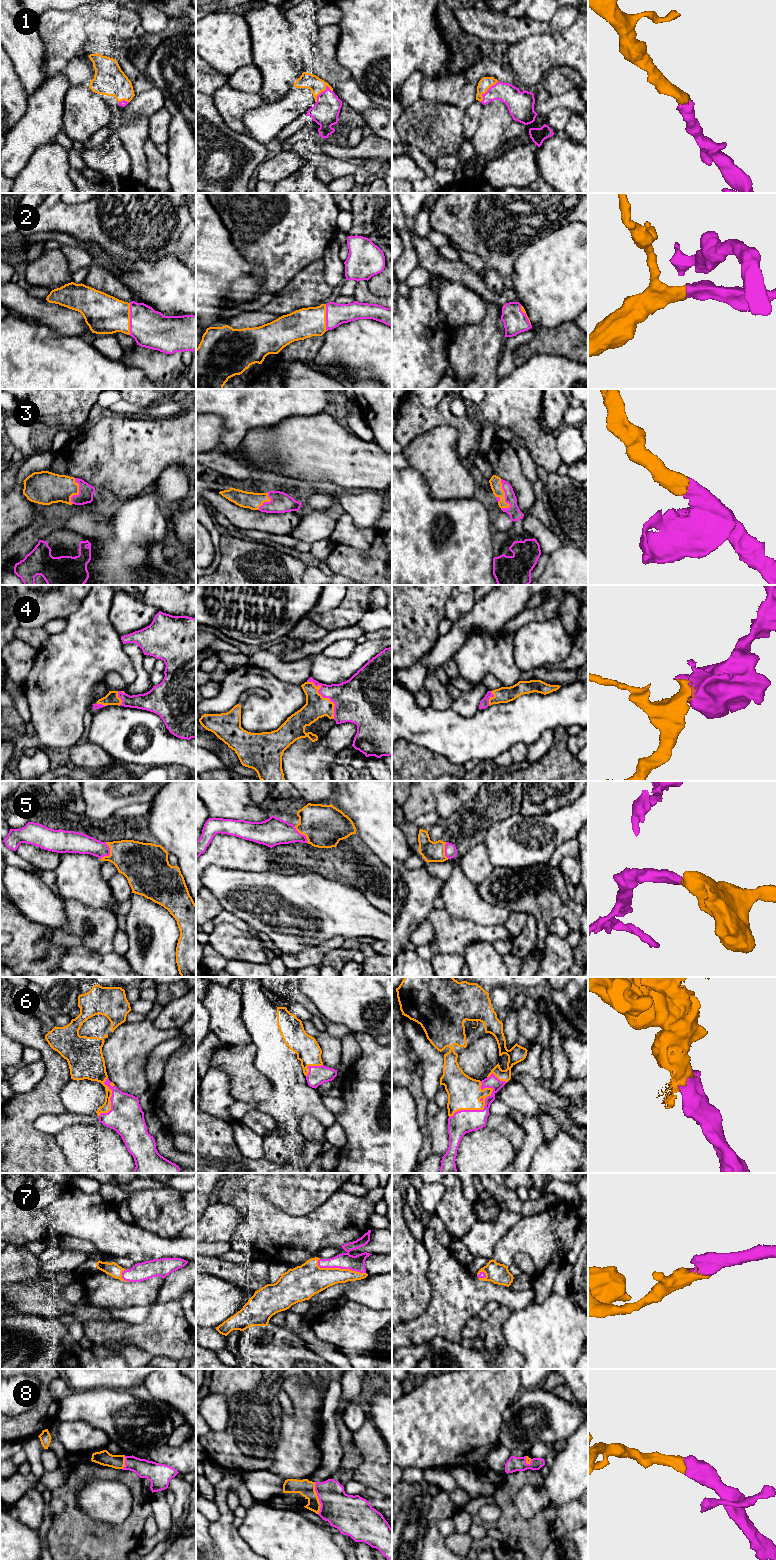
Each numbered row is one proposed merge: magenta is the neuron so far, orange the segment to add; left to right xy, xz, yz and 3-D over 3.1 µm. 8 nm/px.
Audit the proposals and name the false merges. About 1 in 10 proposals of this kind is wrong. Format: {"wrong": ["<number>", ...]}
{"wrong": []}

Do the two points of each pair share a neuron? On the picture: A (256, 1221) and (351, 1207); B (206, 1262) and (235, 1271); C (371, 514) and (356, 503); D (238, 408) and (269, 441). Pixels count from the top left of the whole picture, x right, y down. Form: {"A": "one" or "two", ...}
{"A": "one", "B": "one", "C": "one", "D": "two"}

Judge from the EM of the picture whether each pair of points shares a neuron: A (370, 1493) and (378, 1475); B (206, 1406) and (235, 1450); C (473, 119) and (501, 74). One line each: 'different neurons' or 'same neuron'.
A: different neurons
B: different neurons
C: different neurons

